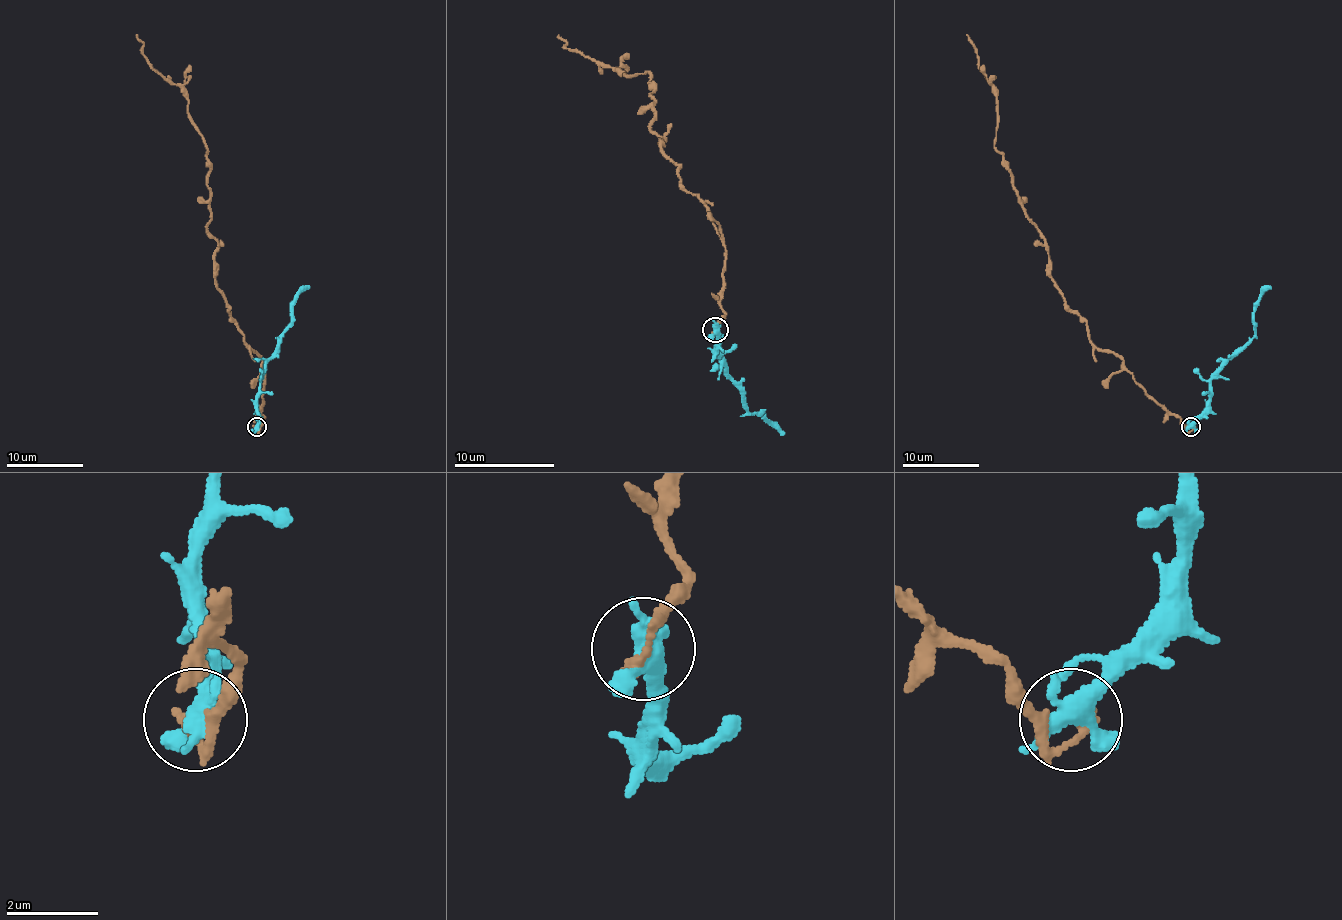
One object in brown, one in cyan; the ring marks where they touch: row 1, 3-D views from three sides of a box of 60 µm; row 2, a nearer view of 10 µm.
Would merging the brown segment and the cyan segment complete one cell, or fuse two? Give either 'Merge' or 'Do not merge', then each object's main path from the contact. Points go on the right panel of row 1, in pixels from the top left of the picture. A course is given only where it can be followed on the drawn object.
Do not merge. Course of brown: (1192, 426), (1188, 432), (1118, 356), (1098, 348), (1066, 306), (1045, 241), (993, 146), (997, 90), (967, 35). Course of cyan: (1190, 426), (1209, 402), (1211, 379), (1255, 333), (1253, 306), (1268, 285)

